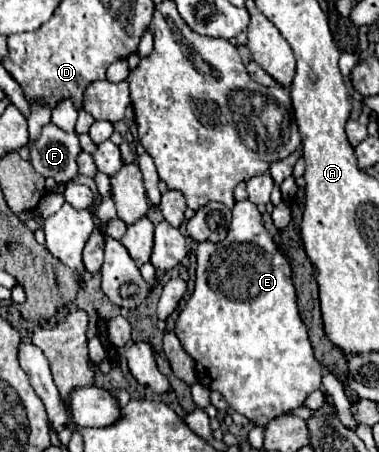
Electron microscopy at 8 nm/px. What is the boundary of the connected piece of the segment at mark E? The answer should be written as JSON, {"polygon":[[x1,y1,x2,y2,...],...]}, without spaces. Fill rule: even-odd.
{"polygon":[[242,200,242,202,236,202,234,208,232,208,232,222,230,222,230,230,228,230,228,236,226,240,222,242,210,242,210,240,204,240,198,244,196,248,196,256,198,256,198,270,196,270,196,286,194,286,194,292,190,296,190,300,186,302,184,306,184,312,180,312,178,320,176,320,176,336,180,338,182,342,182,348,188,352,188,356,194,360,196,364,196,376,198,376,198,382,202,386,206,386,208,390,218,390,224,400,228,402,228,406,232,406,236,412,244,414,252,424,256,426,264,426,268,424,272,418,276,416,282,416,290,410,296,410,296,408,302,408,306,398,322,388,322,364,316,360,314,356,314,350,312,350,312,344,308,340,308,332,306,332,306,326,304,322,300,320,300,314,298,314,298,306,296,306,296,292,294,292,294,284,292,284,292,270,290,270,290,264,288,264,288,258,280,252,280,248,276,246,276,242,272,240,272,236,268,234,268,230,264,228,262,224,262,214,258,212,258,208,254,204,250,204,250,200]]}

